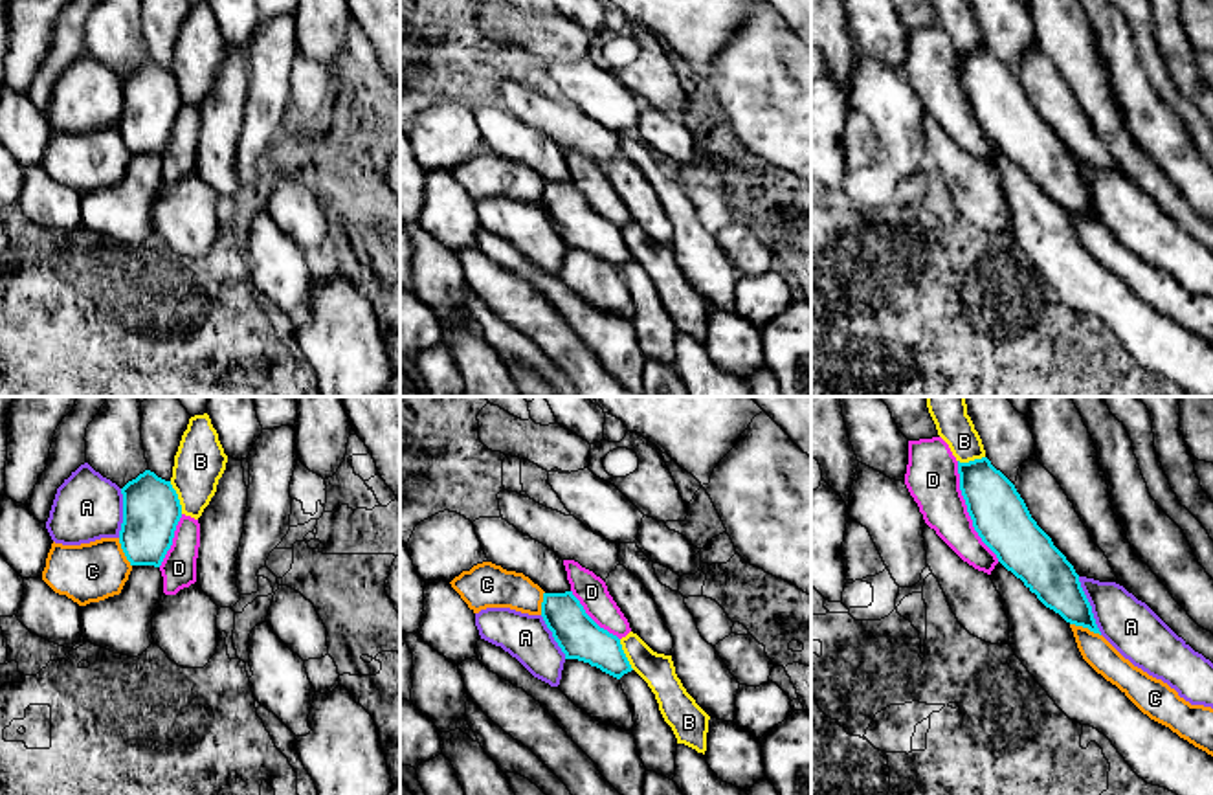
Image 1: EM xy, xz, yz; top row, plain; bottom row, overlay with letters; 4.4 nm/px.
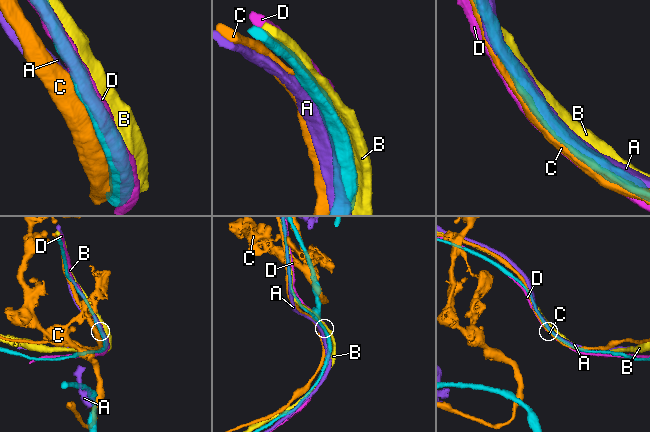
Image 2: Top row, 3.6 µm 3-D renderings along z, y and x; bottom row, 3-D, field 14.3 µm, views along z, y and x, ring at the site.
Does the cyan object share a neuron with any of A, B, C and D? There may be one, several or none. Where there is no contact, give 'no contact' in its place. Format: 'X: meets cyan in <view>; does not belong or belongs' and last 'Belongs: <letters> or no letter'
A: meets cyan in yz; does not belong
B: meets cyan in xy; does not belong
C: meets cyan in yz; does not belong
D: meets cyan in yz; does not belong
Belongs: no letter

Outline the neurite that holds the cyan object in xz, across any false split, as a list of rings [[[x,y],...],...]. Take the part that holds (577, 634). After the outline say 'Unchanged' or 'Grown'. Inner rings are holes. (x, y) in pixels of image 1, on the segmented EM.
[[[573,591],[543,593],[541,617],[565,659],[578,659],[620,679],[631,672],[620,639],[600,628]]]. Unchanged

